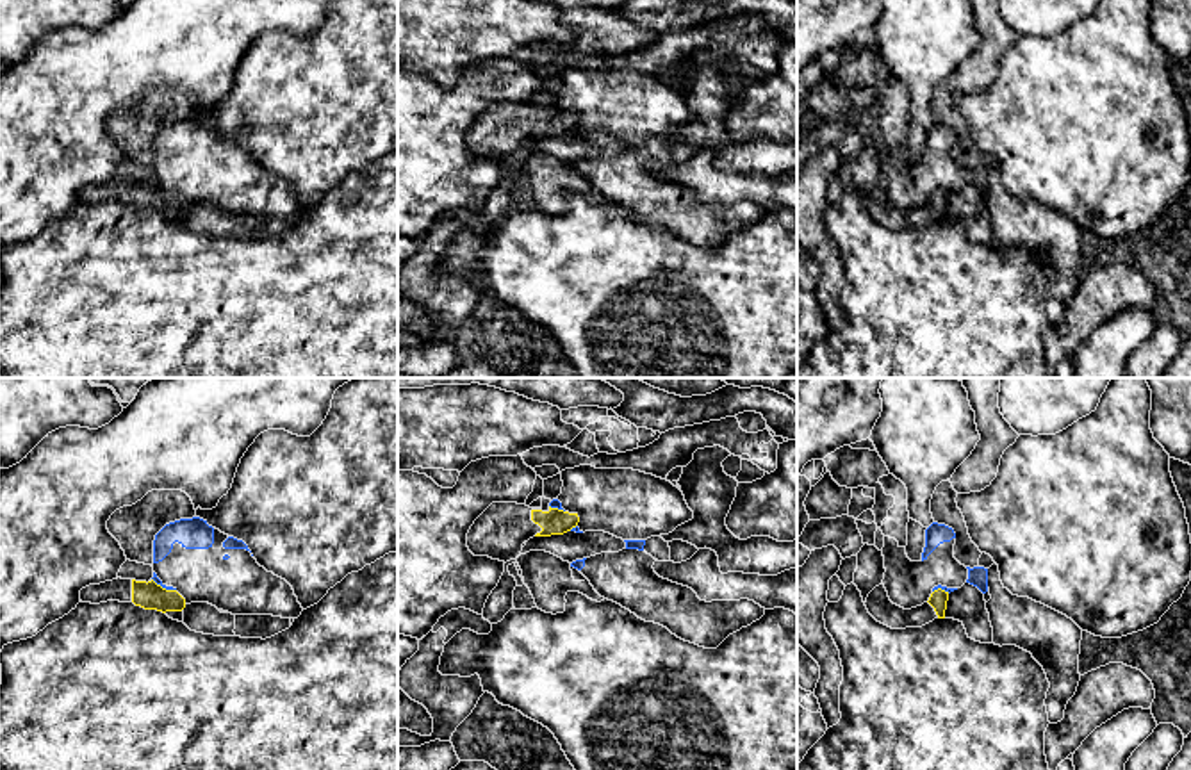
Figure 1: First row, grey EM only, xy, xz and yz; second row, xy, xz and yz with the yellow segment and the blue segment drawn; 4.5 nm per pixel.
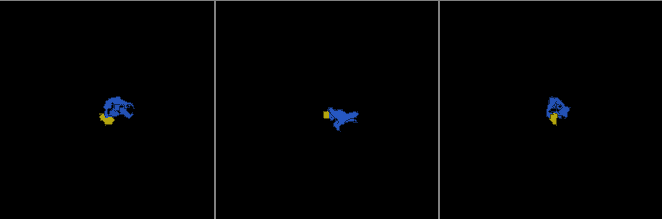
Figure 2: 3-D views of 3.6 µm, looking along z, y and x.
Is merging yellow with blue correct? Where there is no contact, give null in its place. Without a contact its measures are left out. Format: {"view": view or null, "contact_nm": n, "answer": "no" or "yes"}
{"view": "xy", "contact_nm": 130, "answer": "no"}

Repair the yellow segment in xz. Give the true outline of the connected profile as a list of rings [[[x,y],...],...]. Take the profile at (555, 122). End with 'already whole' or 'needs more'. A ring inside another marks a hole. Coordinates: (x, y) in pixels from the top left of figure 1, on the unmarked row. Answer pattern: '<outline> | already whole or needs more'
[[[492,103],[471,127],[467,148],[474,157],[515,160],[533,137],[563,135],[576,128],[578,114],[558,109],[533,111],[517,103]]] | needs more

